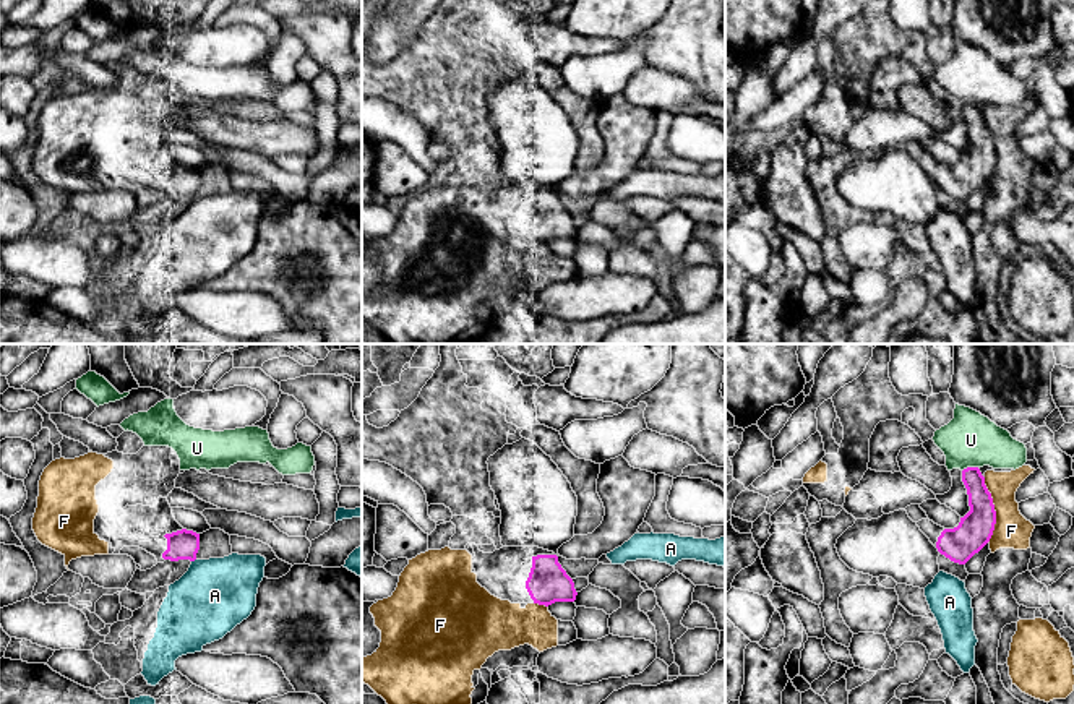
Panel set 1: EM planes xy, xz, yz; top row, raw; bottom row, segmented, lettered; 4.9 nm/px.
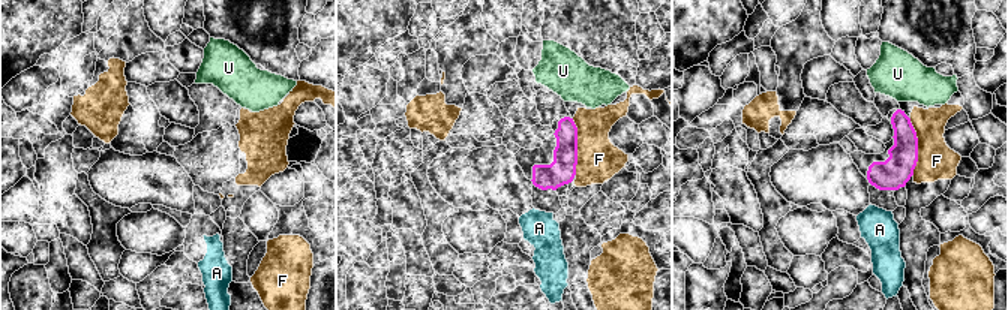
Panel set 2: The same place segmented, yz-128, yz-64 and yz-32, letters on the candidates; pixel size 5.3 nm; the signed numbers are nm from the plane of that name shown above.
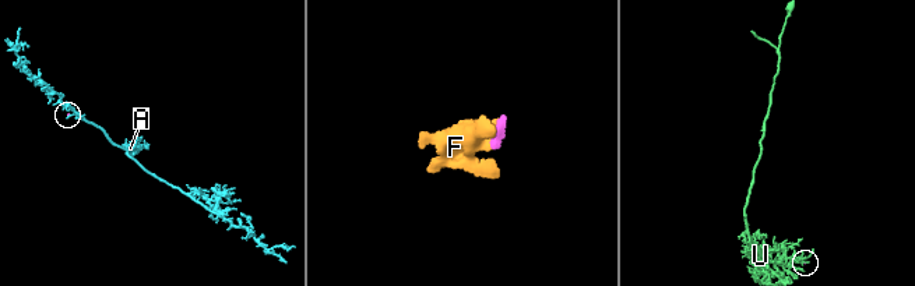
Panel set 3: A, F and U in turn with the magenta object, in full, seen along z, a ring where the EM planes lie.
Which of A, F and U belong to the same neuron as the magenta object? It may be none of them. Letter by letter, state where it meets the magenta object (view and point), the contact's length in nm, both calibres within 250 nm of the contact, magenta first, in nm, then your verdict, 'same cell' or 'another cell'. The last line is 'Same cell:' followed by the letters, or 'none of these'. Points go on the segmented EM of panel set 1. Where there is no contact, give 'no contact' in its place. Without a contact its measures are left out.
A: xy (193, 560) | 30 nm | 150/360 nm | another cell
F: yz (993, 510) | 320 nm | 170/180 nm | another cell
U: yz (969, 467) | 80 nm | 140/280 nm | another cell
Same cell: none of these

